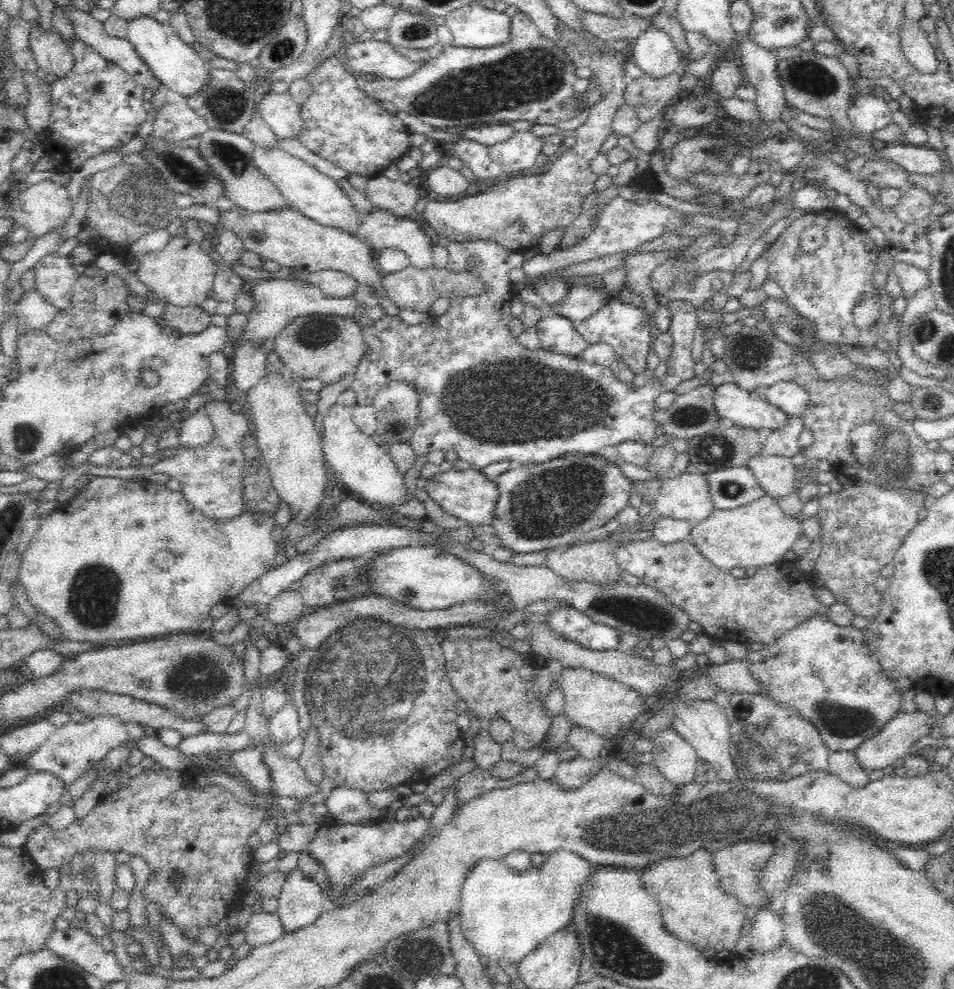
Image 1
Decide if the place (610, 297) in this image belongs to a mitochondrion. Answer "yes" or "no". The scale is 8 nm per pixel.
no

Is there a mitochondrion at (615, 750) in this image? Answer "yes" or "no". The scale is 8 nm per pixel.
no

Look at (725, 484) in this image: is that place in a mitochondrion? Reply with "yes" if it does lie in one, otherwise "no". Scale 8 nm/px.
yes

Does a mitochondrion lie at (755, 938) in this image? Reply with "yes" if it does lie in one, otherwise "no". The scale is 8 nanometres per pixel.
no

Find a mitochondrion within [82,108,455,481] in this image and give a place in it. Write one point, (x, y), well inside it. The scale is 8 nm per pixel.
(137, 191)

